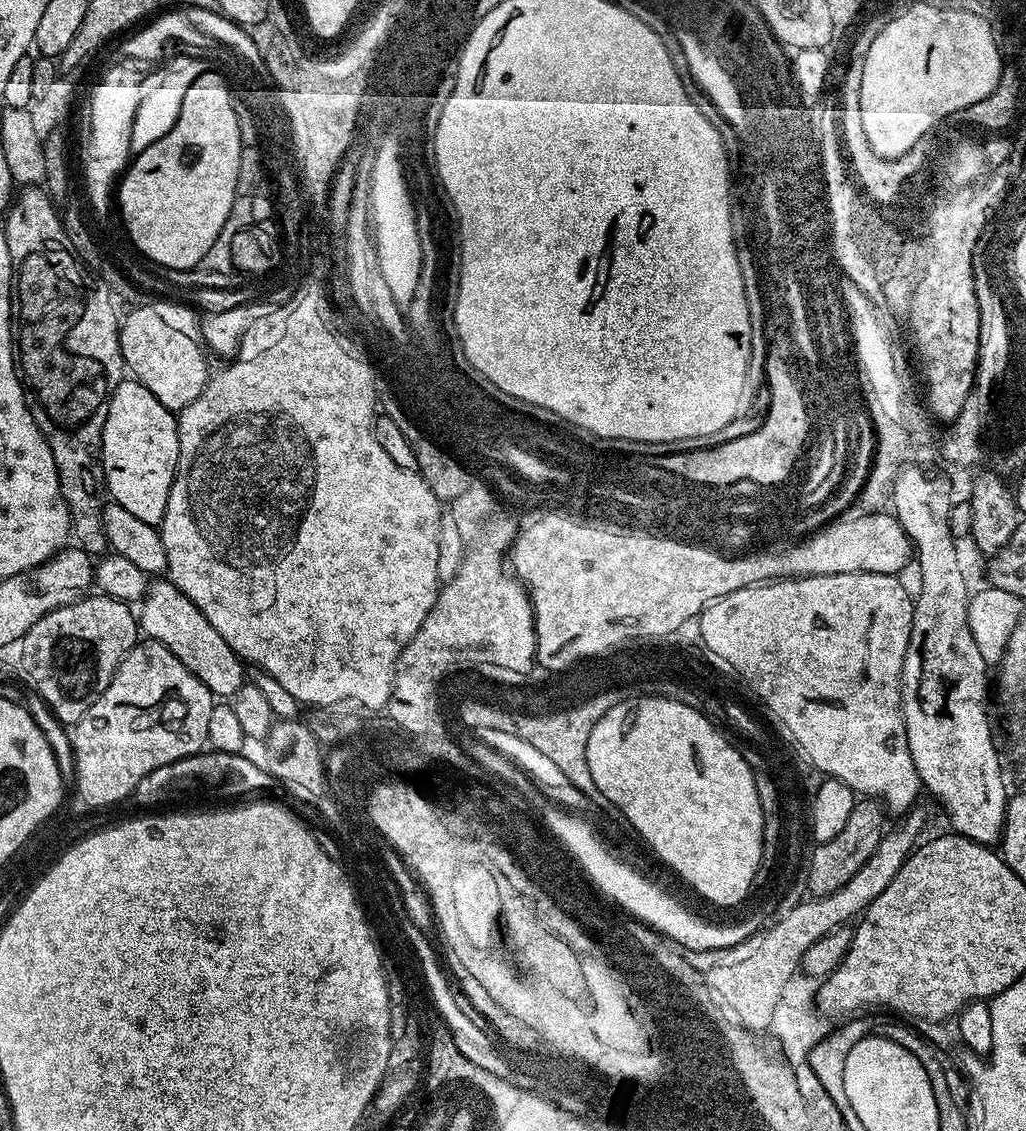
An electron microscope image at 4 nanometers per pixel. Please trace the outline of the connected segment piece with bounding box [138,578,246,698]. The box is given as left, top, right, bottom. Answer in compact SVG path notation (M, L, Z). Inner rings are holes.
M156 578L149 583L147 594L138 604L138 628L147 639L166 646L166 650L170 650L170 654L174 654L174 658L178 658L202 686L211 690L213 697L231 698L246 683L245 661L230 647L226 638L210 626L206 614L202 614L202 610L198 610L198 606L194 606L194 602L190 602L171 580Z

